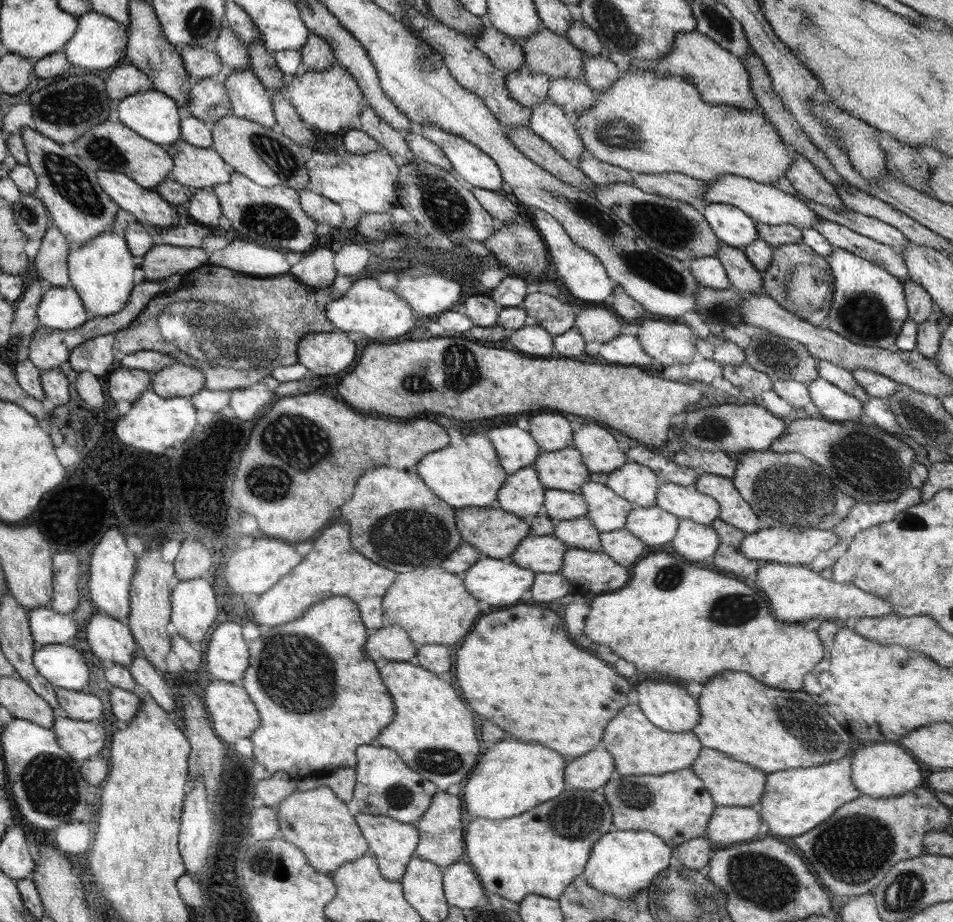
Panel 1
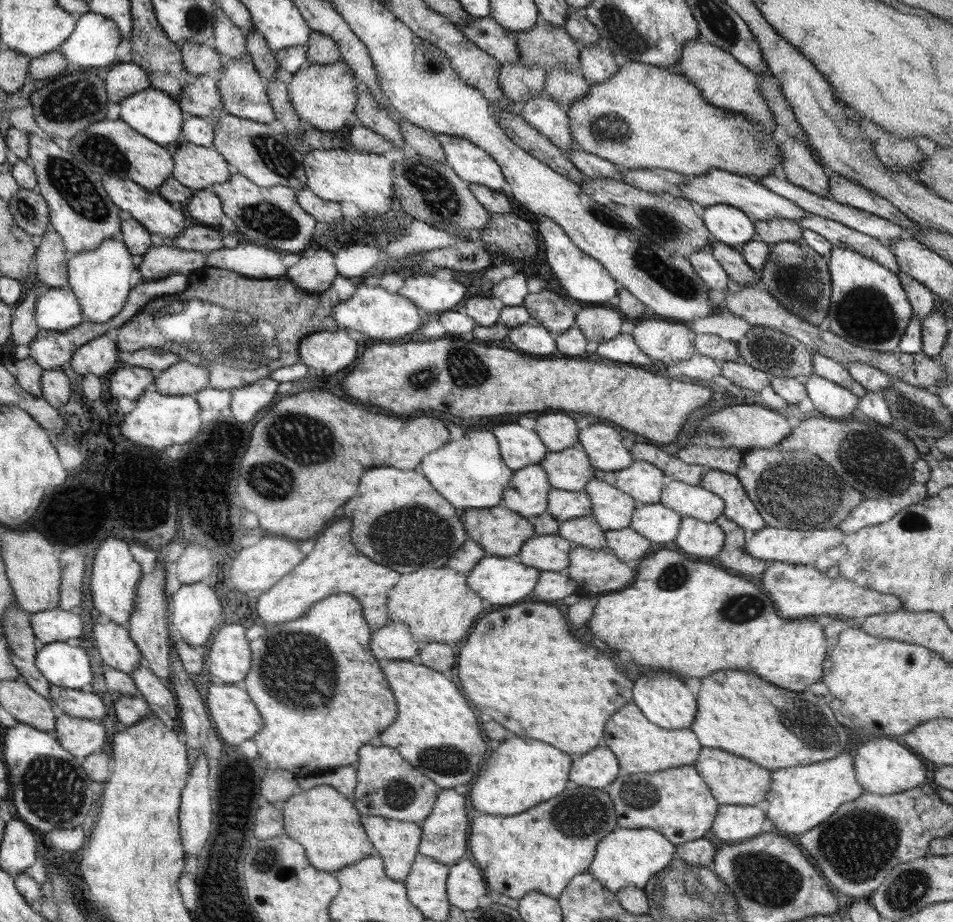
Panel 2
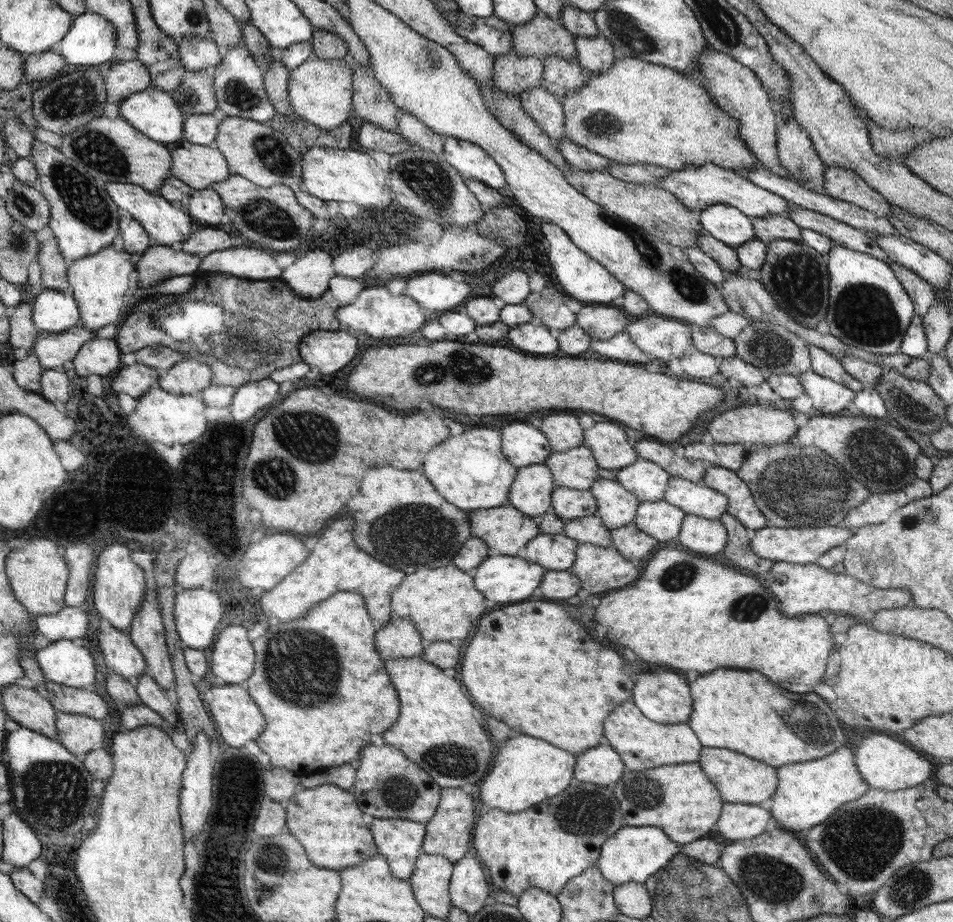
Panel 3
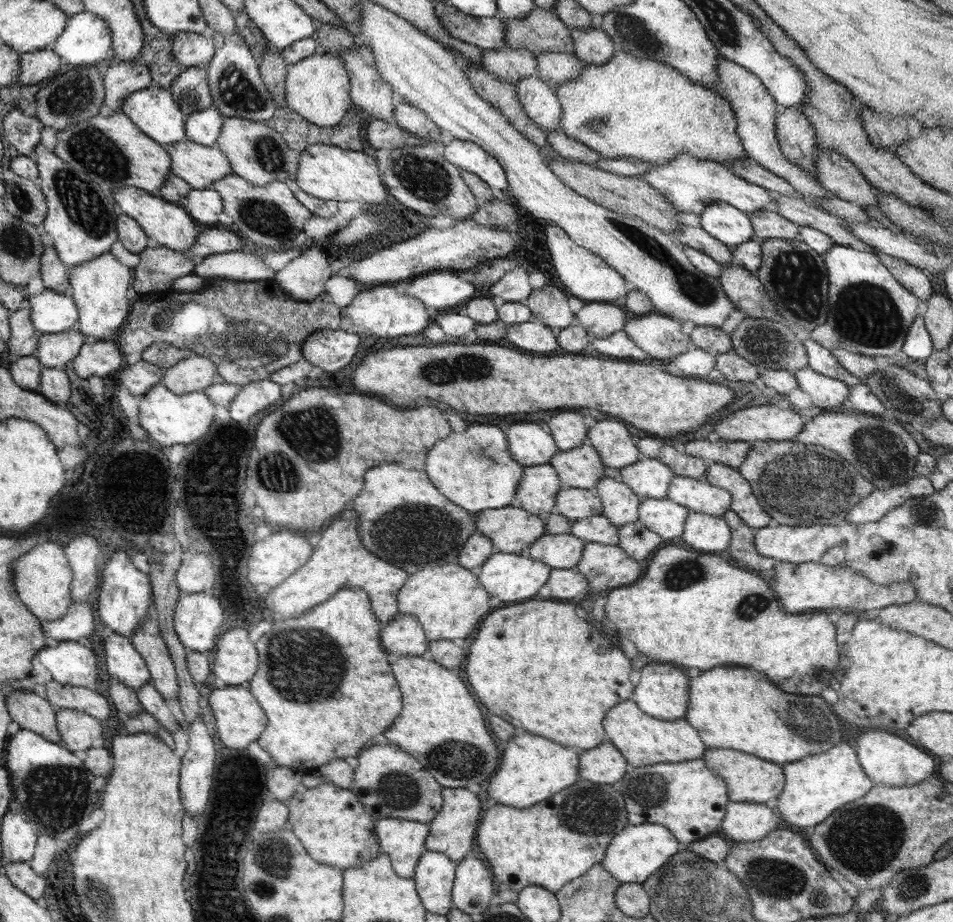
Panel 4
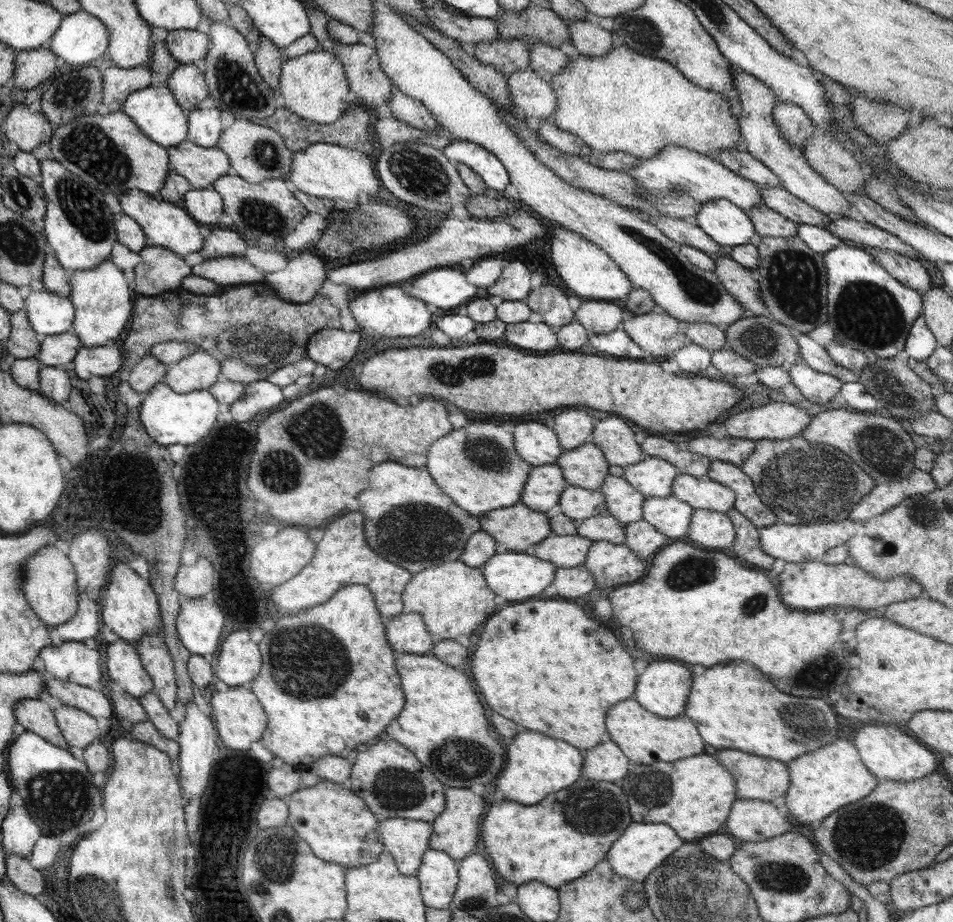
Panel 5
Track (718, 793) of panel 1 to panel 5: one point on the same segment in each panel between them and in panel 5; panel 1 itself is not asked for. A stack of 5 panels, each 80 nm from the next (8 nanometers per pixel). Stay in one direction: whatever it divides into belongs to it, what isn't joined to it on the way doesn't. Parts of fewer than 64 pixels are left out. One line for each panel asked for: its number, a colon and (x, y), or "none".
2: (733, 780)
3: (740, 779)
4: (749, 779)
5: (762, 779)

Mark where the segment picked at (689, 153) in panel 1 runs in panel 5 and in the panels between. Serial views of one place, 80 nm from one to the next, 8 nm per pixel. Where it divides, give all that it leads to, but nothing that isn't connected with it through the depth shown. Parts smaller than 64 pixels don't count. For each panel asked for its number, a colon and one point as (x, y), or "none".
2: (645, 117)
3: (636, 112)
4: (633, 107)
5: (624, 102)

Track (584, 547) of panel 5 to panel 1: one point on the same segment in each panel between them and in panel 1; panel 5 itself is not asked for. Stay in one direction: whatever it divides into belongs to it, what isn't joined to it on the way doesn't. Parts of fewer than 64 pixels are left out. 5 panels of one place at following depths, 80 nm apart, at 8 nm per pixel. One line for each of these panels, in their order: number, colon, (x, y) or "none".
1: (544, 554)
2: (548, 552)
3: (553, 551)
4: (561, 551)

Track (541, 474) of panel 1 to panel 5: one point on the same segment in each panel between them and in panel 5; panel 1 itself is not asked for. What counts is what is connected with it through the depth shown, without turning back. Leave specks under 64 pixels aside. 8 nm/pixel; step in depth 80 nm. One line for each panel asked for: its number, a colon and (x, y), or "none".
2: (571, 469)
3: (576, 468)
4: (582, 467)
5: (586, 466)

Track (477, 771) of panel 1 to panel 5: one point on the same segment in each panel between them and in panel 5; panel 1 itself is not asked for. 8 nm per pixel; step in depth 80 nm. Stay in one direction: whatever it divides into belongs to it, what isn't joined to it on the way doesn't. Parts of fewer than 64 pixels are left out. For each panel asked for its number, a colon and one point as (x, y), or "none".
2: (522, 773)
3: (526, 771)
4: (533, 768)
5: (537, 765)

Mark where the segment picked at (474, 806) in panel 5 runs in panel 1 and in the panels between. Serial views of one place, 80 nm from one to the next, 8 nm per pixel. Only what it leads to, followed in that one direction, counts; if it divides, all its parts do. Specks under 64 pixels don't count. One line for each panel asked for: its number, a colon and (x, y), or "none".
1: (442, 840)
2: (445, 831)
3: (448, 833)
4: (453, 831)

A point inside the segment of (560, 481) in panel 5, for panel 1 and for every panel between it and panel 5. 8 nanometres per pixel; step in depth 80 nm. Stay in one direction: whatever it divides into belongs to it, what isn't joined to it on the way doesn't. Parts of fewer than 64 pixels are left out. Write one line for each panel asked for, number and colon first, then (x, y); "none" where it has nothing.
1: (522, 494)
2: (527, 494)
3: (531, 492)
4: (538, 488)

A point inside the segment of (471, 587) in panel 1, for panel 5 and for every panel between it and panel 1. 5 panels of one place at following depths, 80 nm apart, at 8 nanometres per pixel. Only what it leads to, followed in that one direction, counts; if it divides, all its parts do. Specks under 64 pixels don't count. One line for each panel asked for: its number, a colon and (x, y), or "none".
2: (505, 581)
3: (503, 578)
4: (508, 577)
5: (513, 575)

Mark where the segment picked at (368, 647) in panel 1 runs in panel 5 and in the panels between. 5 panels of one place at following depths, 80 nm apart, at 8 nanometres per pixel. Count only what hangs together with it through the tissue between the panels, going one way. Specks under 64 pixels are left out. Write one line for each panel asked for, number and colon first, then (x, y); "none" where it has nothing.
2: (395, 641)
3: (399, 638)
4: (403, 636)
5: (407, 633)

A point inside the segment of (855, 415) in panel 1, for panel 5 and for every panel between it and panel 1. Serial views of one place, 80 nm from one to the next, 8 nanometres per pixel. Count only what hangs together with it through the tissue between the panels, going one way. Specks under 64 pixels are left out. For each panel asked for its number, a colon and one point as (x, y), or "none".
2: (830, 400)
3: (828, 397)
4: (826, 393)
5: (820, 388)

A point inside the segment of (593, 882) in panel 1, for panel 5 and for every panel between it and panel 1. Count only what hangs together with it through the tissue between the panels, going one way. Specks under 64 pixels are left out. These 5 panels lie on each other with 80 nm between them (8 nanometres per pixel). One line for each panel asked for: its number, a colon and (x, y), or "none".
2: (626, 857)
3: (633, 854)
4: (638, 851)
5: (643, 847)

